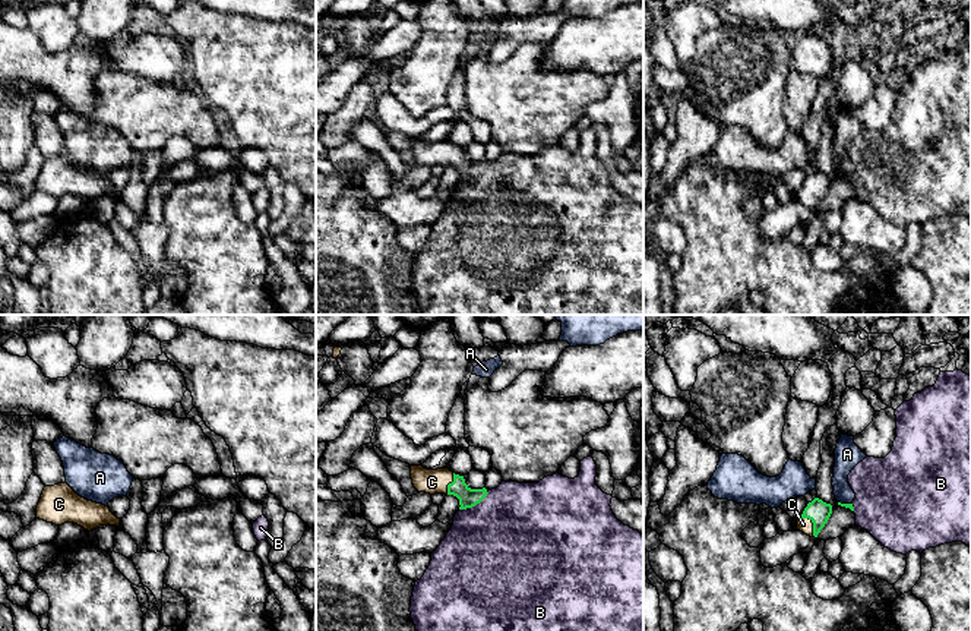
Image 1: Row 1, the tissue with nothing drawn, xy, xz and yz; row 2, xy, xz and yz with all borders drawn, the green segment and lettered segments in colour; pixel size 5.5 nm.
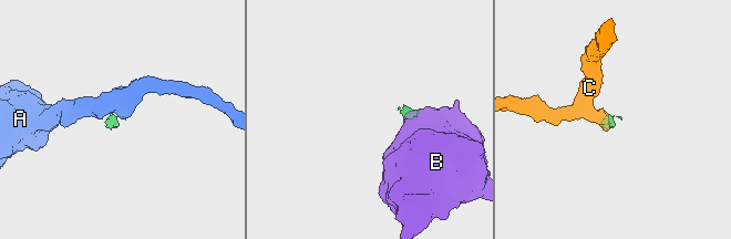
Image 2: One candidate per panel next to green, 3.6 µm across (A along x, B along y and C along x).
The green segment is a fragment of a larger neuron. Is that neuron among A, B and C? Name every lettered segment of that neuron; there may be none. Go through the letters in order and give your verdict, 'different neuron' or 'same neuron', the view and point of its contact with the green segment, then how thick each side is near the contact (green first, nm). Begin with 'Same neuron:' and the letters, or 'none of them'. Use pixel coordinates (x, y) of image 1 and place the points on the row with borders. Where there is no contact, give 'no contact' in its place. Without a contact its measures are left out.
Same neuron: B, C
A: different neuron; contact yz (845, 504); calibres 30 and 130 nm
B: same neuron; contact xz (474, 505); calibres 110 and 500 nm
C: same neuron; contact yz (812, 521); calibres 120 and 80 nm

